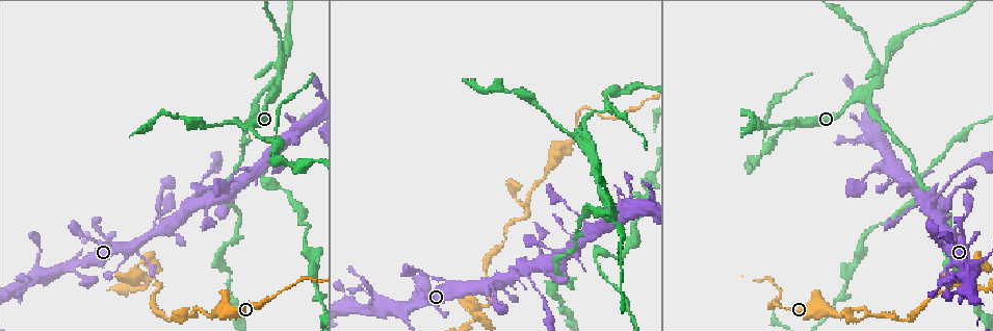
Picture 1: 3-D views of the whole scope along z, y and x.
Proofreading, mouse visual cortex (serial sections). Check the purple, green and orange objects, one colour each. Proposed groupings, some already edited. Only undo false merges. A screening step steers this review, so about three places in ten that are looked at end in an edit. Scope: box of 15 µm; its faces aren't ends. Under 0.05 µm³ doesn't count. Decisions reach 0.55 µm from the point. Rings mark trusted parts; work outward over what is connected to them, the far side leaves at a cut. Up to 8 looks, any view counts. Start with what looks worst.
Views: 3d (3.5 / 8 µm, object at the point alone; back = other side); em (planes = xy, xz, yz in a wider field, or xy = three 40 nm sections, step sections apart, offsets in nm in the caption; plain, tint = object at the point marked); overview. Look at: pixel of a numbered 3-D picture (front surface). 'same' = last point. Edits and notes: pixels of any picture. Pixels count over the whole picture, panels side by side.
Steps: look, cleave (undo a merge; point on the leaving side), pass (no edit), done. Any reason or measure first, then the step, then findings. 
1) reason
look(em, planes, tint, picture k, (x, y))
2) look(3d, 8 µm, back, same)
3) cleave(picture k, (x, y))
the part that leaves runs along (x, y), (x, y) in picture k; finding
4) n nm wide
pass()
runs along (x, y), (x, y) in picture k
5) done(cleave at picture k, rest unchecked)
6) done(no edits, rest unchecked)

look(3d, 3.5 µm, picture 1, (881, 75))

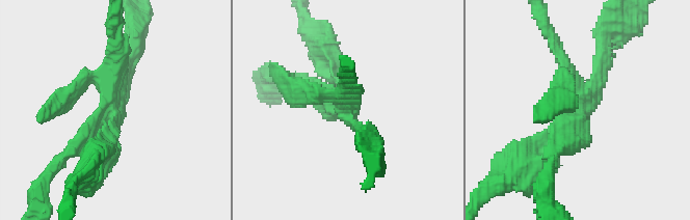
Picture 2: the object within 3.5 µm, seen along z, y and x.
look(em, planes, tint, picture 2, (578, 117))

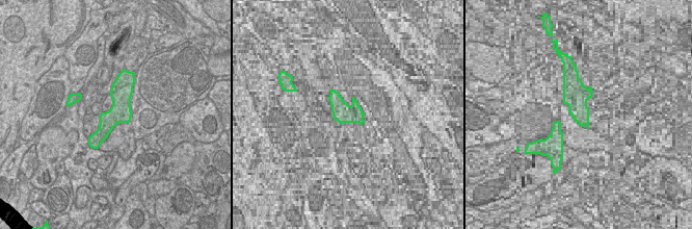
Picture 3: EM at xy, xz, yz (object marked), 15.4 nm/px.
cleave(picture 2, (109, 64))
the part that leaves runs along (110, 115), (65, 154), (41, 185) in picture 2; two cells meet here

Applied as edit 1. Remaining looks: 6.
look(overview)

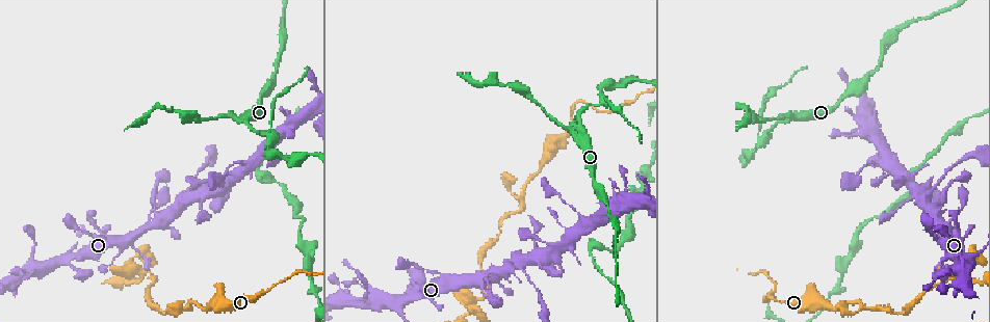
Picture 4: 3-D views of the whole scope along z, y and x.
three-way junction
look(3d, 3.5 µm, picture 4, (603, 100))

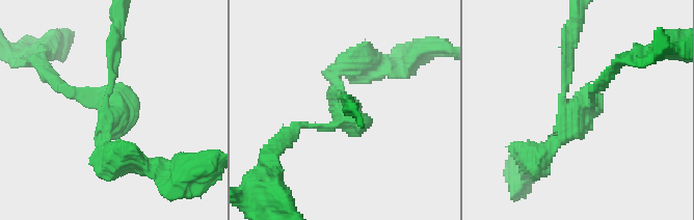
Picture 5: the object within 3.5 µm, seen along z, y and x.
3 arms; arms of 100, 150, 200 nm
look(em, xy, step 2, tint, picture 5, (110, 111))

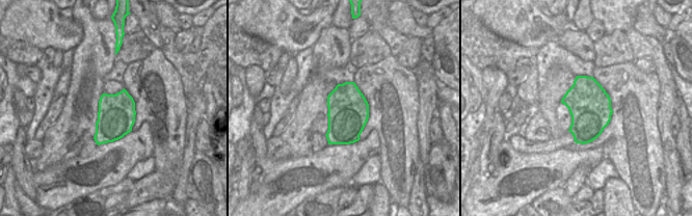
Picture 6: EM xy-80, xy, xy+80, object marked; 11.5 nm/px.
480 nm wide
cleave(picture 5, (568, 63))
the part that leaves runs along (562, 95), (576, 23) in picture 5; a second cell is stuck on

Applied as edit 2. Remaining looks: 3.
see it whole again
look(overview)

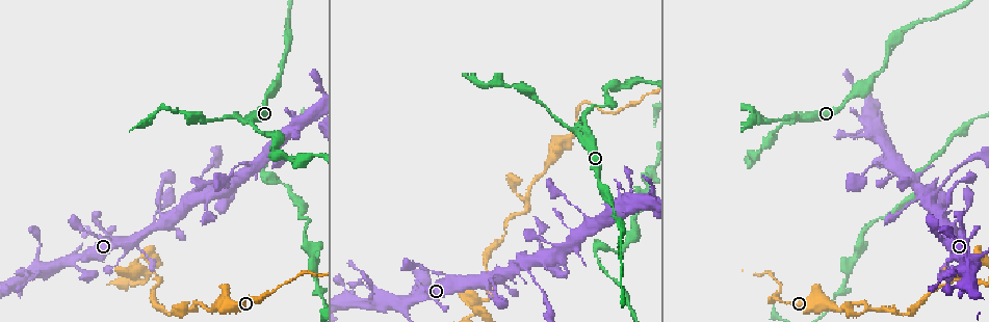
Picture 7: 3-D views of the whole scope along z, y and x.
abrupt turn
look(3d, 3.5 µm, back, picture 7, (580, 106))

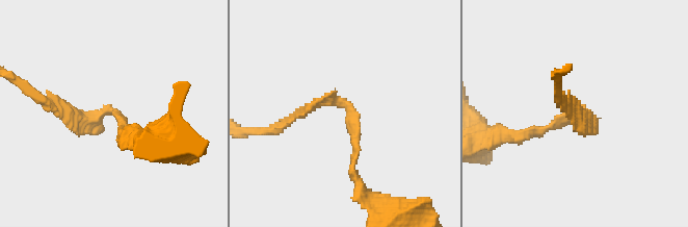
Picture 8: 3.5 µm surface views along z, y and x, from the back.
arms of 150, 150 nm
look(em, xy, step 3, tint, picture 8, (115, 112))

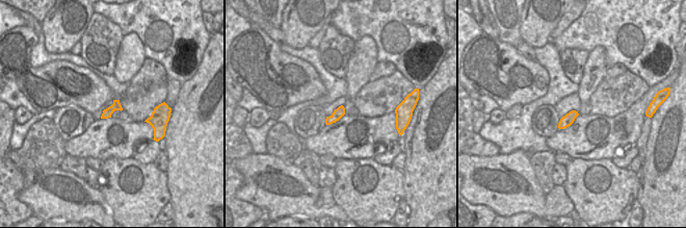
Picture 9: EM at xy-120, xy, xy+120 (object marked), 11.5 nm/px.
120 nm wide
pass()
runs along (352, 171), (349, 109), (323, 99), (291, 118) in picture 8; all the same cell

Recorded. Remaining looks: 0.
done(cleave at picture 2, cleave at picture 5, rest unchecked)

